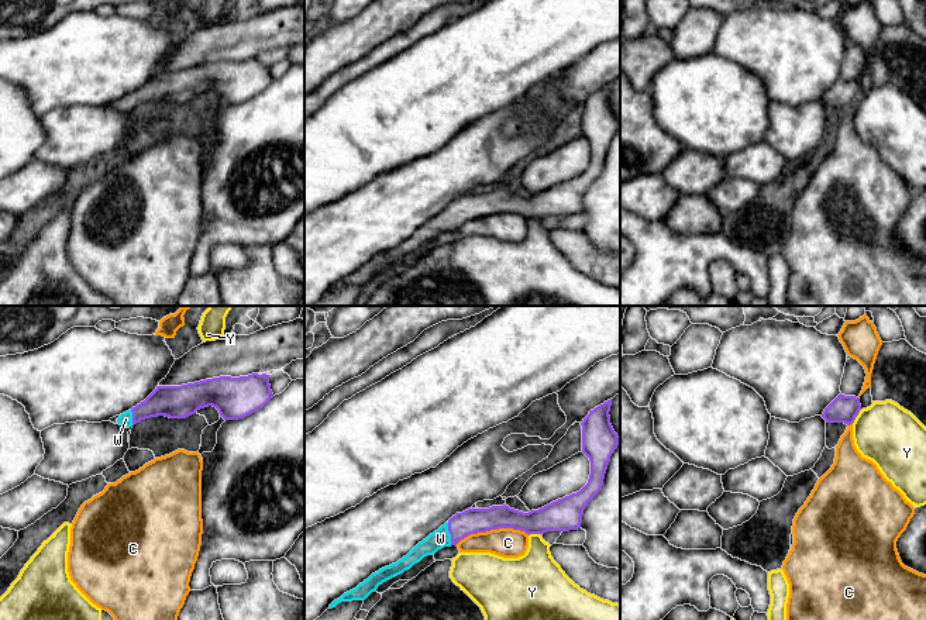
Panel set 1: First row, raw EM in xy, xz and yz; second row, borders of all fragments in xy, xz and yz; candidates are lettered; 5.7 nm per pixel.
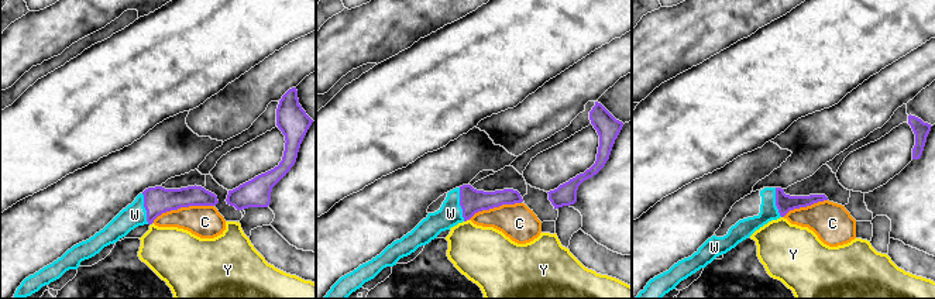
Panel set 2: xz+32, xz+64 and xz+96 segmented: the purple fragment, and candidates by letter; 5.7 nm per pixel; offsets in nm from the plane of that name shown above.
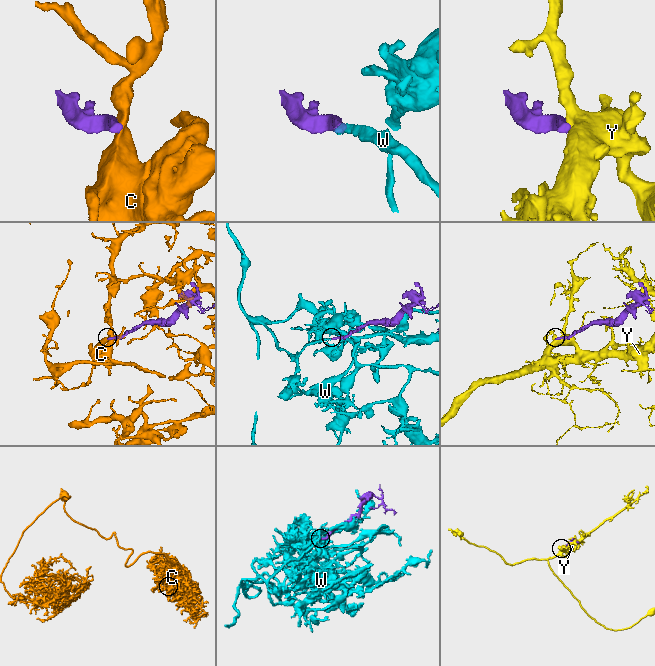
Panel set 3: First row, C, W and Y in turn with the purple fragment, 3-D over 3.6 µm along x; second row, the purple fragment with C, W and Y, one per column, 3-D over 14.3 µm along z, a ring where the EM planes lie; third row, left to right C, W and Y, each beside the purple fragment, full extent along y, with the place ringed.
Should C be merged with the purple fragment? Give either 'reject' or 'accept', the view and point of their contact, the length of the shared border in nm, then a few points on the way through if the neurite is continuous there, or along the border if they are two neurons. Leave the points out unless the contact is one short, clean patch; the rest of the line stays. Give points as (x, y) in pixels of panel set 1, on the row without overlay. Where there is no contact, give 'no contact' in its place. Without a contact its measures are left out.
reject | xz (492, 213) | 420 nm | along xz (529, 219), (512, 213), (491, 213), (471, 217), (455, 228)

